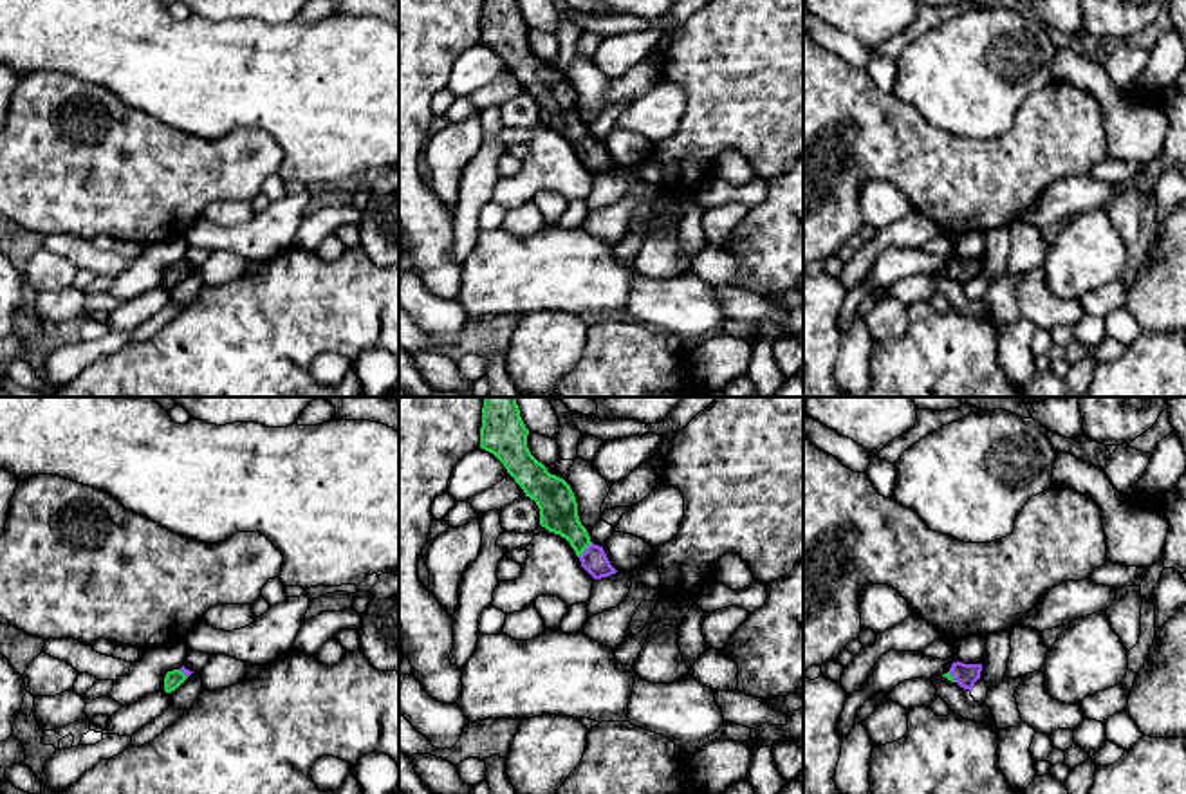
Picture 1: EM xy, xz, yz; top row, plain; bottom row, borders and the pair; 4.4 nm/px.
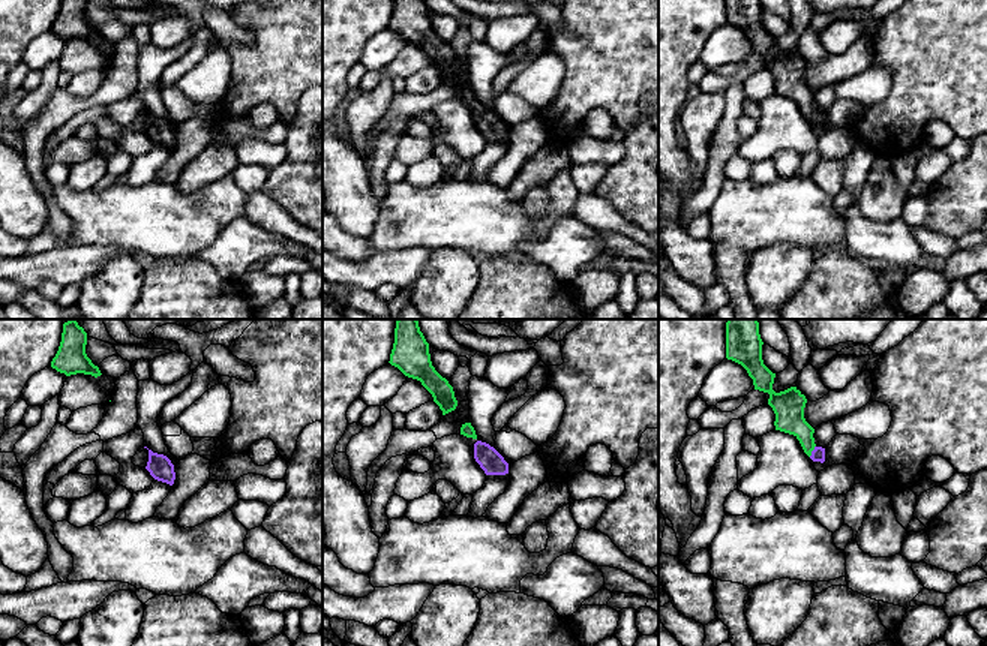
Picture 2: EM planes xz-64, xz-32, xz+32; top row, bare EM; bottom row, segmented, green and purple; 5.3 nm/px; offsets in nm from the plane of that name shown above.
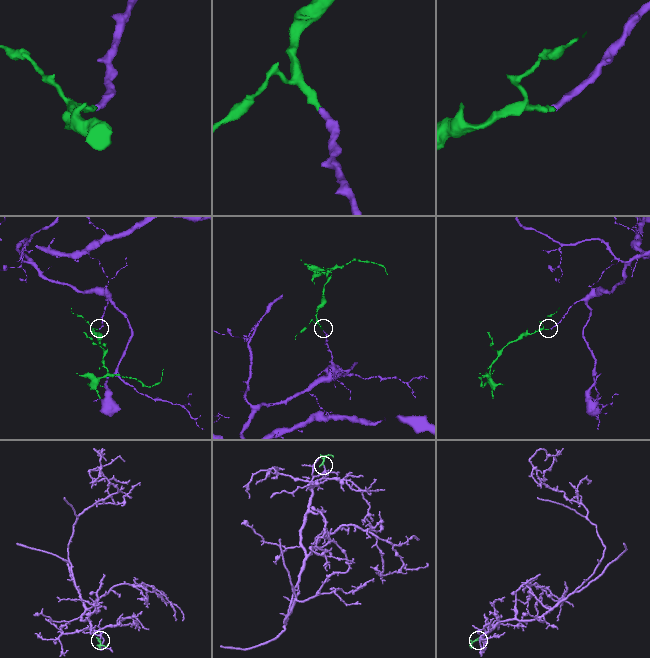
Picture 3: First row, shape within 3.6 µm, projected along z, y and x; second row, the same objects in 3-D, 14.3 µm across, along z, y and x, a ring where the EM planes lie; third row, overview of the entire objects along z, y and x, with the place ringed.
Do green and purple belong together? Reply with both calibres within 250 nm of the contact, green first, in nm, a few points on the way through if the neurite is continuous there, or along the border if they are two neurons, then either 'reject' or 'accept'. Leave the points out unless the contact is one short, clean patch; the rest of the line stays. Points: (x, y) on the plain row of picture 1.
180 nm thick on the green side, 120 nm on the other; runs through xz (558, 105), (558, 110), (585, 143), (594, 156); accept

